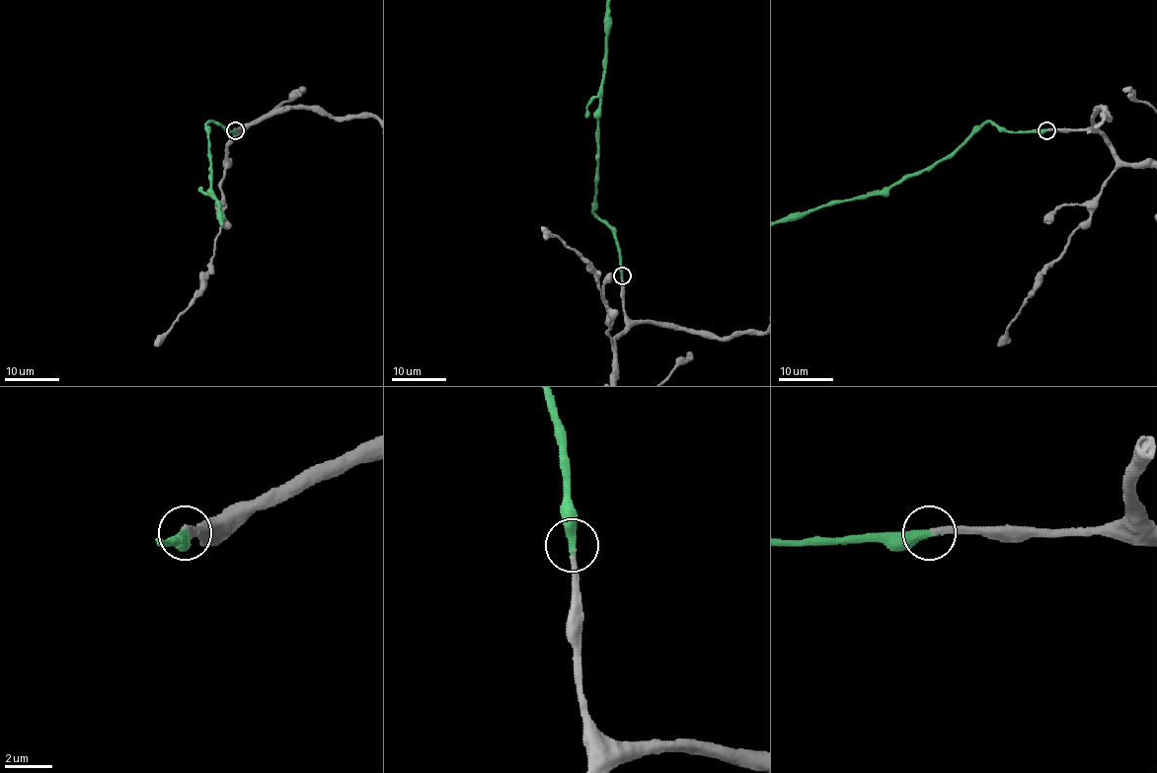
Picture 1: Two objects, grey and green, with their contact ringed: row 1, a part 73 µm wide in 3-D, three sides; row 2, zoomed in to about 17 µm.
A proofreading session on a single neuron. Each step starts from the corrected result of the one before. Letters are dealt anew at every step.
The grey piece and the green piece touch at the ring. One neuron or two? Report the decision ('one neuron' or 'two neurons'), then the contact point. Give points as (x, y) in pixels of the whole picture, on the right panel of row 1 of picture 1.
one neuron; place (1046, 130)

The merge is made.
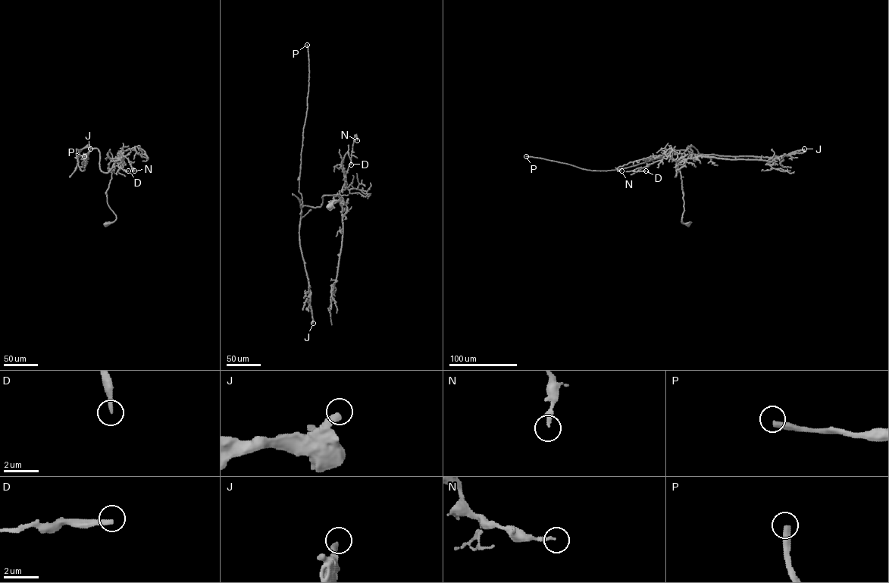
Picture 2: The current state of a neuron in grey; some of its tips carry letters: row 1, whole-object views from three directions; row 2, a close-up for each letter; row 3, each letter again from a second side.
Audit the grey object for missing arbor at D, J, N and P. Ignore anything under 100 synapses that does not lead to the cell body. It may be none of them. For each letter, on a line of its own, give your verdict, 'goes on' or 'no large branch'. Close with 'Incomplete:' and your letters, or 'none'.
D: no large branch
J: no large branch
N: no large branch
P: goes on
Incomplete: P

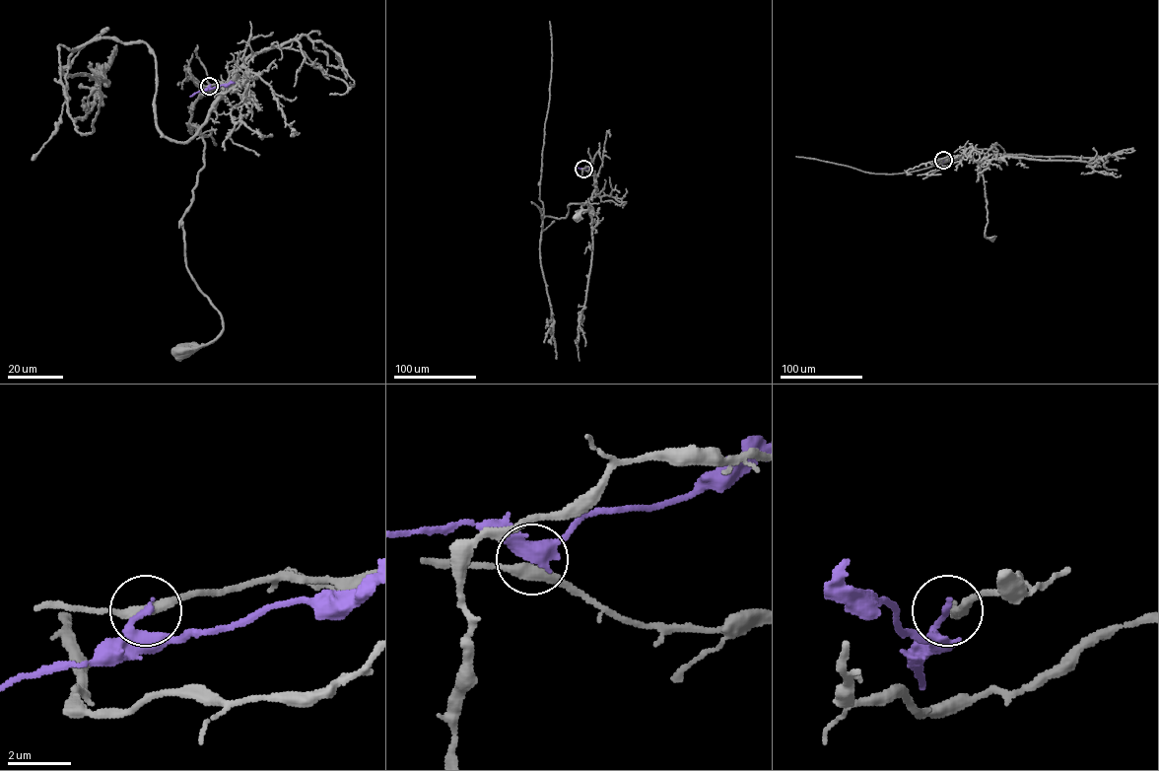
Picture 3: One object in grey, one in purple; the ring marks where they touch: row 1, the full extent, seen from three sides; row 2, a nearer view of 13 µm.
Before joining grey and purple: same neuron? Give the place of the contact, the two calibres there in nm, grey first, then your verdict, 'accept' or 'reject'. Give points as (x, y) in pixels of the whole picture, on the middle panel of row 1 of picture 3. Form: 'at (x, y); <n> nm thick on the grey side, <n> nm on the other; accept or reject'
at (583, 169); 320 nm thick on the grey side, 190 nm on the other; reject

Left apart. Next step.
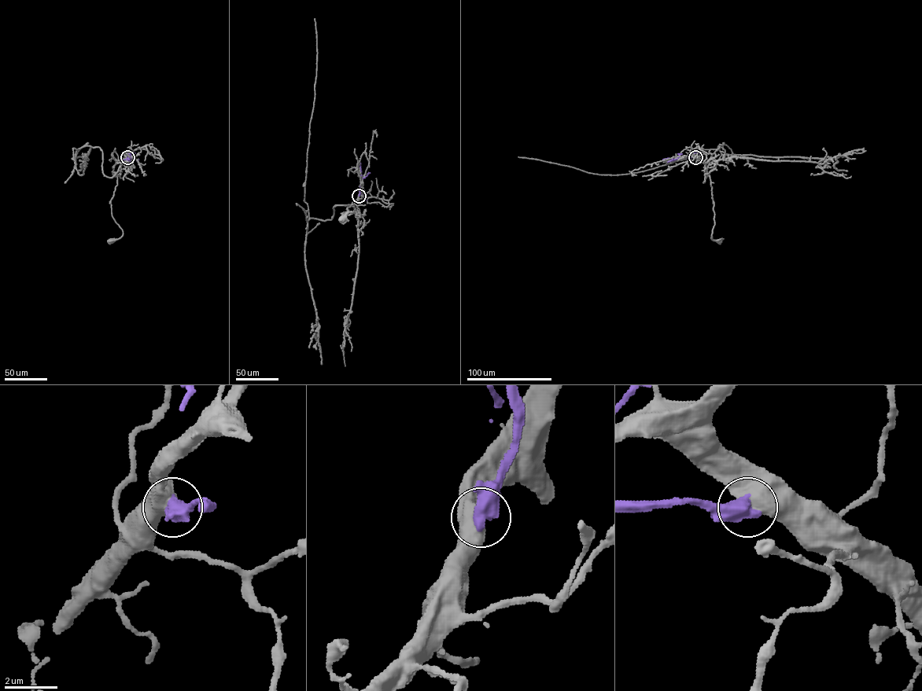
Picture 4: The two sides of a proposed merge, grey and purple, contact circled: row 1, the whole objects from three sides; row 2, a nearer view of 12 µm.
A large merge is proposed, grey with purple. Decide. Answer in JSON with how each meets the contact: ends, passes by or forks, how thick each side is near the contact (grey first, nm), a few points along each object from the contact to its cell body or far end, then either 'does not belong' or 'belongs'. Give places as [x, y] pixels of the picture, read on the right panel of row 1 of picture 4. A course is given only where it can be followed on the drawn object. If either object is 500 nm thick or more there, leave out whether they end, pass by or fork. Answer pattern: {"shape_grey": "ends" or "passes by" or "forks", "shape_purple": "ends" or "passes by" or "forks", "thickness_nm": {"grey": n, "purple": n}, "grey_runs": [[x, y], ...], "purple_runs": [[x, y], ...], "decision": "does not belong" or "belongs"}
{"thickness_nm": {"grey": 750, "purple": 650}, "grey_runs": [[695, 157], [704, 163], [709, 178], [714, 216], [711, 239], [719, 241]], "purple_runs": [[695, 157], [679, 156], [669, 159], [667, 161]], "decision": "does not belong"}

